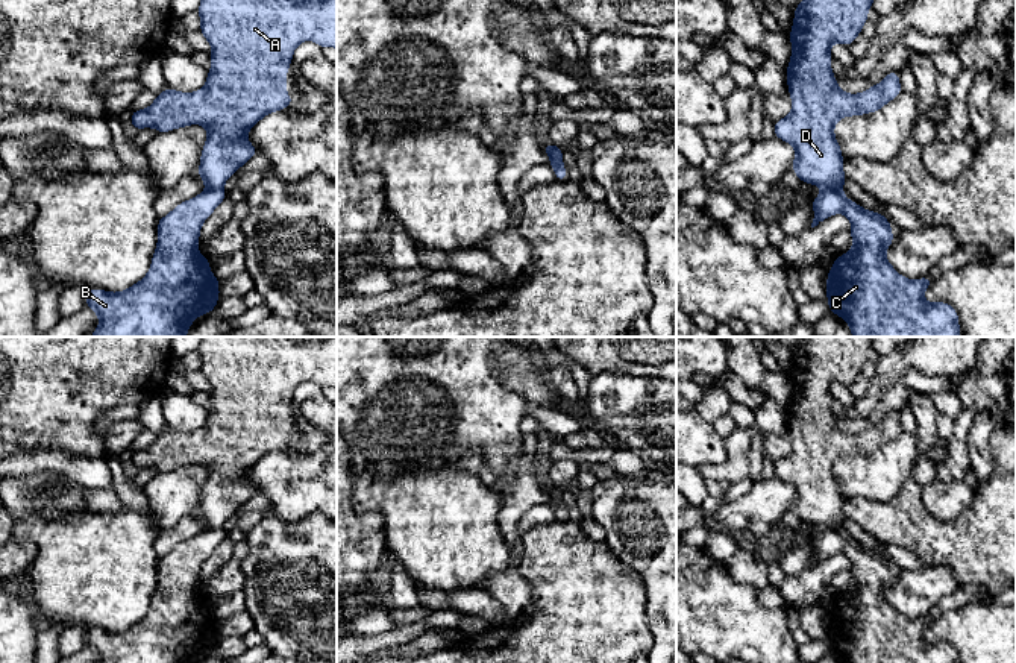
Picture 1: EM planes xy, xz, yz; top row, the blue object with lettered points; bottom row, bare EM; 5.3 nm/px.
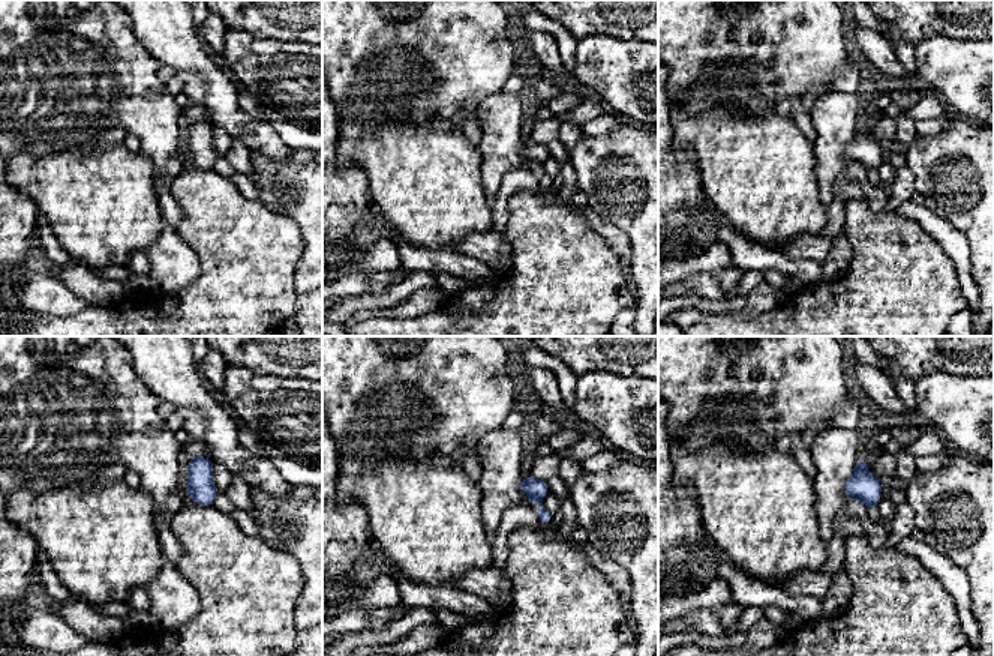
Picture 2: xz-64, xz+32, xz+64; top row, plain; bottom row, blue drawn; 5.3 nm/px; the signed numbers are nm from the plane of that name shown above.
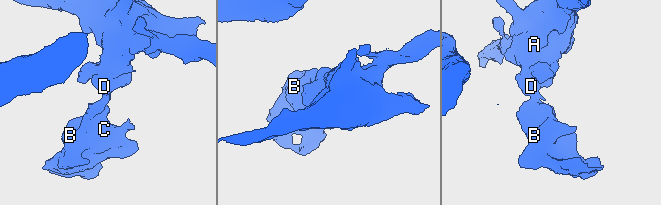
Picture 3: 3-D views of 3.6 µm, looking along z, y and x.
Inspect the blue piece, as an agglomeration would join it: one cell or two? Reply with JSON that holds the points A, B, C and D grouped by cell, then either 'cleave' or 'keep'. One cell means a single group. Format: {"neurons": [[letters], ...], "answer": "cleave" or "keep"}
{"neurons": [["A", "D"], ["B", "C"]], "answer": "cleave"}

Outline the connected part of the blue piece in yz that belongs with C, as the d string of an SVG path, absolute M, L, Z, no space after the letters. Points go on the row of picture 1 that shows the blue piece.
M822 188L811 200L814 218L811 228L834 214L851 220L852 247L834 258L826 276L826 302L829 311L842 317L851 328L852 337L960 337L957 310L946 302L928 303L923 291L933 284L930 276L907 279L886 258L886 249L895 237L890 222L881 212L872 212L849 200L842 191Z

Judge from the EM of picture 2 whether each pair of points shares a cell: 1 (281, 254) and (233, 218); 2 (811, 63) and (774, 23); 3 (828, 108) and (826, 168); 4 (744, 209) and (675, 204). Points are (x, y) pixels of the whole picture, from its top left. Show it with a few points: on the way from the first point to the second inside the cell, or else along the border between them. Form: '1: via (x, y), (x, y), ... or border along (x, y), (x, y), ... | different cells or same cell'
1: via (269, 248), (263, 248), (245, 230) | same cell
2: via (802, 53), (781, 33) | same cell
3: via (828, 123), (828, 153) | same cell
4: border along (699, 171), (709, 213) | different cells

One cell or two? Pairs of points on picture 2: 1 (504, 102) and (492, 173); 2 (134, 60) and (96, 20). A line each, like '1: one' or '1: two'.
1: one
2: one

